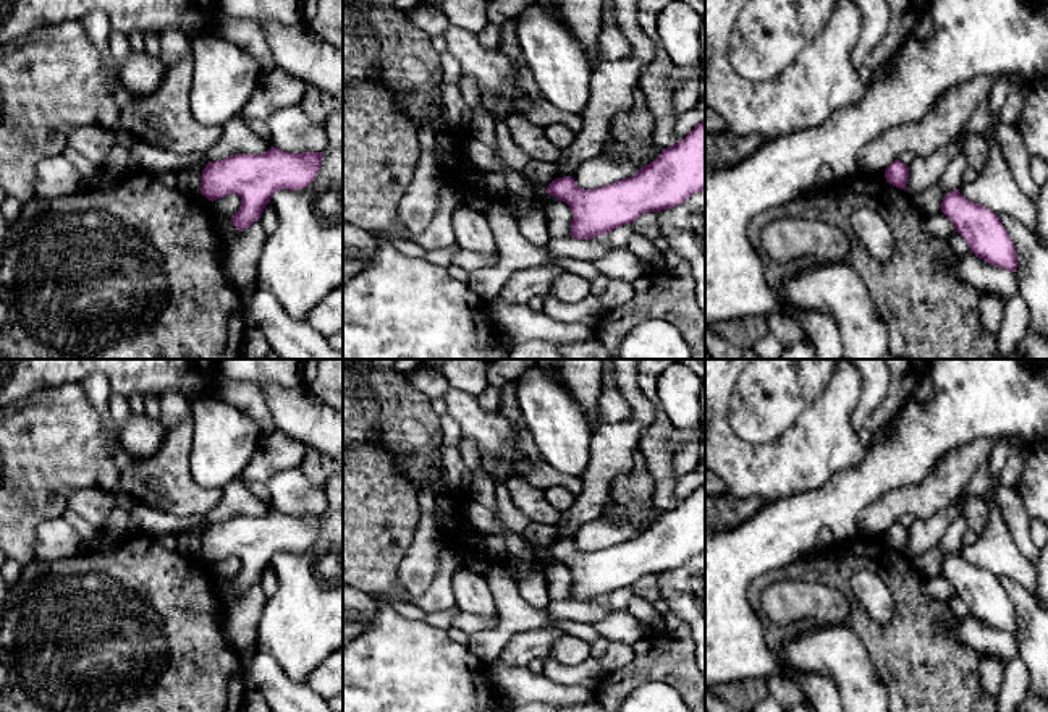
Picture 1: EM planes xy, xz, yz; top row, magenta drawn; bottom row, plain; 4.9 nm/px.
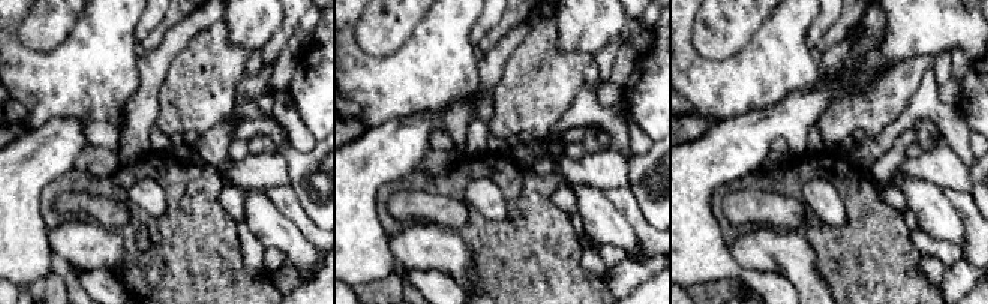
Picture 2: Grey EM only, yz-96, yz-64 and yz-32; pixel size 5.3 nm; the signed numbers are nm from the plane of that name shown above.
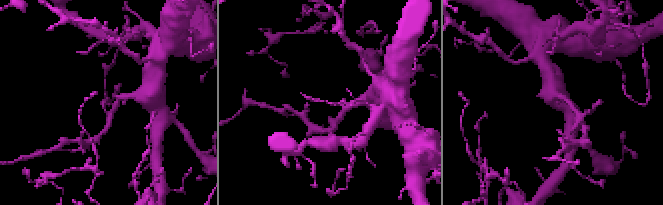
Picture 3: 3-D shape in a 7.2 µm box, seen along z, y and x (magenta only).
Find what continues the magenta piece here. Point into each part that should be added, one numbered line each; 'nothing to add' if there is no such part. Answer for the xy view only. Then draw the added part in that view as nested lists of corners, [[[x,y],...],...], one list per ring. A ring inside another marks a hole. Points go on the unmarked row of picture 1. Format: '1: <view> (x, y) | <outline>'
nothing to add

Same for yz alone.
nothing to add

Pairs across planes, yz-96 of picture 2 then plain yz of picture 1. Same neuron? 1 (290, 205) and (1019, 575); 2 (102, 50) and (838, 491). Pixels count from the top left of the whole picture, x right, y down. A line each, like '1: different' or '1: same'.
1: different
2: different

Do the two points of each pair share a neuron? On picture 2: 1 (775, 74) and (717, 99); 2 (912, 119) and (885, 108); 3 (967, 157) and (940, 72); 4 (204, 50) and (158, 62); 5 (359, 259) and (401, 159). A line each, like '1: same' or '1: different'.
1: same
2: different
3: different
4: different
5: same

